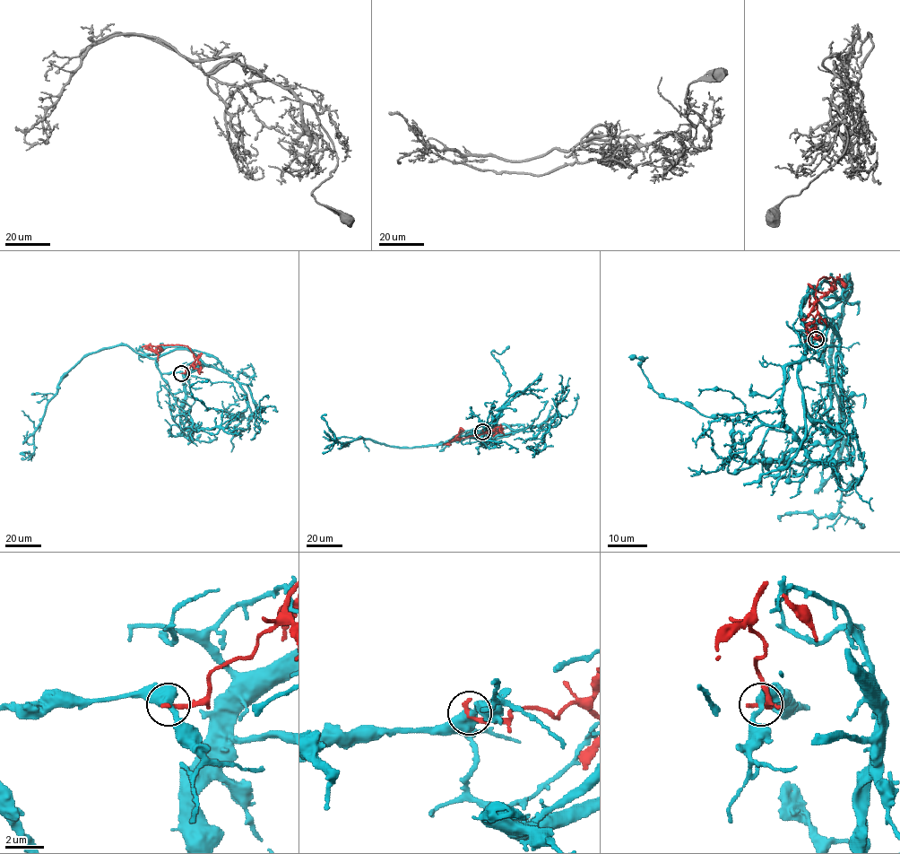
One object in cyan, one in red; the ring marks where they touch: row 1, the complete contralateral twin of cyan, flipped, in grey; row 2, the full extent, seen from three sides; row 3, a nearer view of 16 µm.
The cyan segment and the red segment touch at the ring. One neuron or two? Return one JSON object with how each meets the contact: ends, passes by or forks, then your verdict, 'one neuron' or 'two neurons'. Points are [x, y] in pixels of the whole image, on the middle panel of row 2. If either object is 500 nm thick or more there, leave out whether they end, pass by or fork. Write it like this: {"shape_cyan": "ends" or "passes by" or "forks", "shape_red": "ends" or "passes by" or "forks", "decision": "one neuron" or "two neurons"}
{"decision": "two neurons"}

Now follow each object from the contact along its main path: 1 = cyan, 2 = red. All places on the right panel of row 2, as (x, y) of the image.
1: (816, 339), (825, 340), (825, 309), (850, 277), (831, 360), (840, 509), (786, 513), (780, 521)
2: (816, 339), (816, 287), (821, 277), (833, 277), (835, 281), (827, 292), (817, 291), (808, 284)

